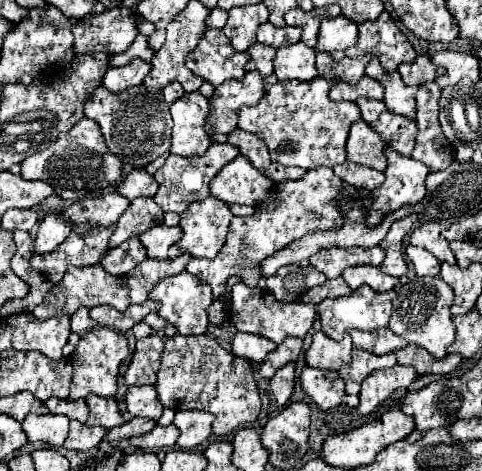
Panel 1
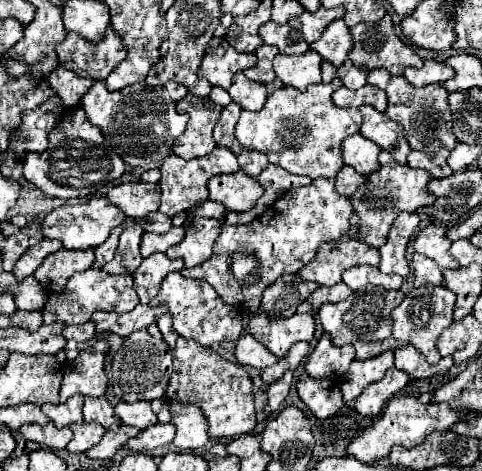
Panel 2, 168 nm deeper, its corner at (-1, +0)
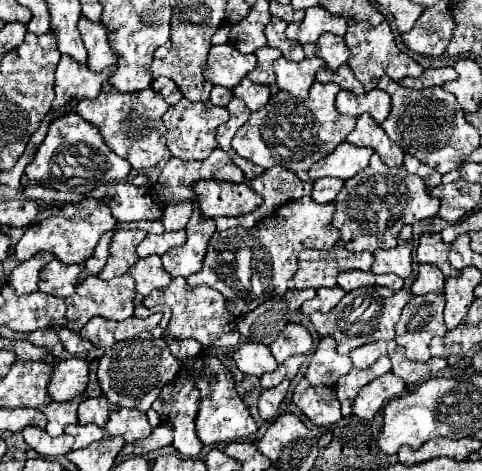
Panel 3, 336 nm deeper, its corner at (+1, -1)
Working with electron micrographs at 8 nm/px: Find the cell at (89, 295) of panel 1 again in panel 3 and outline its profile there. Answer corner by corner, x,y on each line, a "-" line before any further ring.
121,275
111,281
103,281
99,277
87,277
83,283
75,287
75,293
65,299
69,329
79,331
91,317
97,317
97,315
113,321
123,321
133,315
133,307
135,307
133,297
135,297
135,281
129,275

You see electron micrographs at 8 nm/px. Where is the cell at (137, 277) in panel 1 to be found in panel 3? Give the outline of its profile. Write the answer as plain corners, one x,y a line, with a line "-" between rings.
149,255
139,259
131,269
129,275
135,279
135,305
141,305
143,299
159,287
167,287
171,283
169,273
165,273
159,255

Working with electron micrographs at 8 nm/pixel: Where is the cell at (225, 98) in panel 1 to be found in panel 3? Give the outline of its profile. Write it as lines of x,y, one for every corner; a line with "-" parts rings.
247,77
233,89
233,95
243,99
245,105
251,111
259,111
267,101
269,101
269,87
267,85
257,85
253,81
249,81

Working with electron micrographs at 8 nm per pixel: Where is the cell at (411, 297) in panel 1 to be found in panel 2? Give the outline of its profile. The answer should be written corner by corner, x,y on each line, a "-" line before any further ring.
419,286
405,294
403,302
391,312
393,316
393,338
405,344
413,344
429,364
437,364
441,360
437,352
439,334
453,322
453,306
455,306
455,292
447,286

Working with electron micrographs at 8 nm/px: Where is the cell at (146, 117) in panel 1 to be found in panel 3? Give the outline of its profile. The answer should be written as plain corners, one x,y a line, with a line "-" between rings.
105,81
97,99
79,101
75,111
95,127
99,127
103,139
111,149
127,159
133,169
149,169
155,167
165,153
165,125
161,121
163,113
169,109
165,99
153,89
121,93
109,81

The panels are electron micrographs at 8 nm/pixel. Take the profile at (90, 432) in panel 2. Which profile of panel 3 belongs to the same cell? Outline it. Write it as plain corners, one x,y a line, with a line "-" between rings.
69,425
69,427
65,427
65,433
75,437
73,449
83,449
83,447
91,445
93,441
99,441
105,437
103,429
97,425

